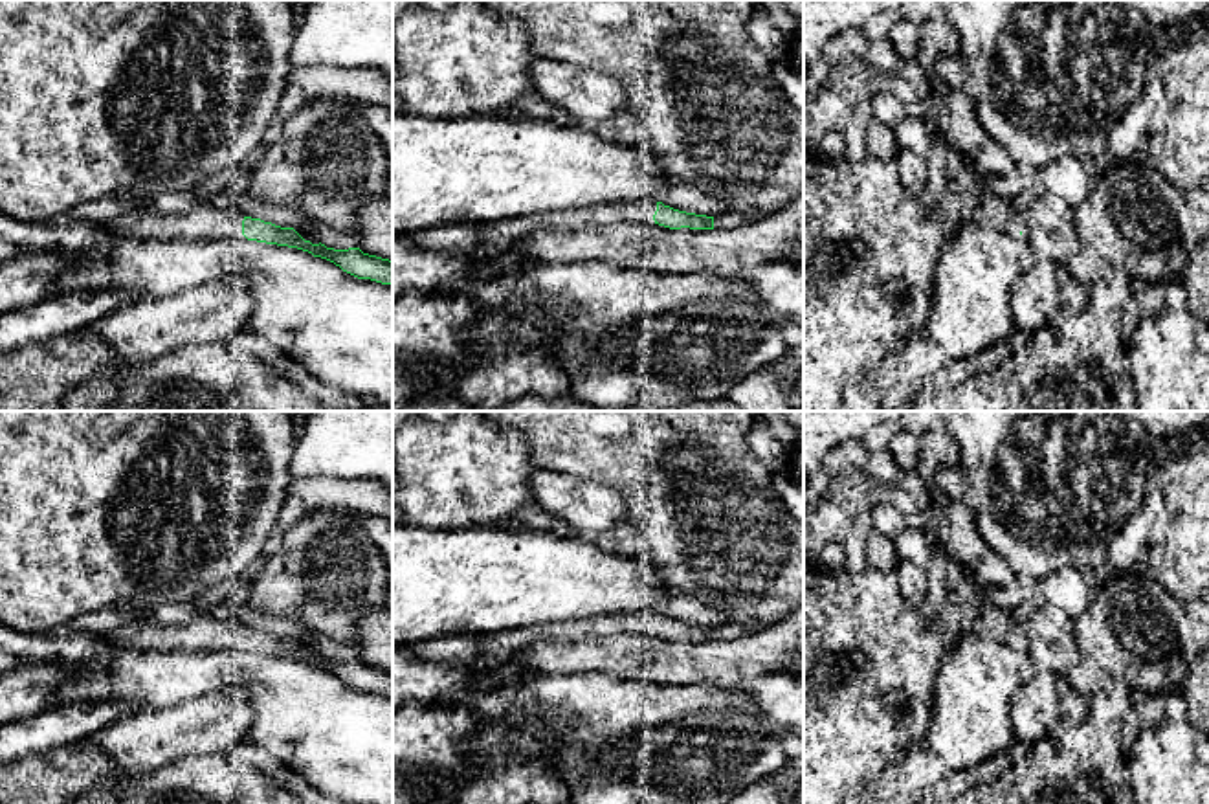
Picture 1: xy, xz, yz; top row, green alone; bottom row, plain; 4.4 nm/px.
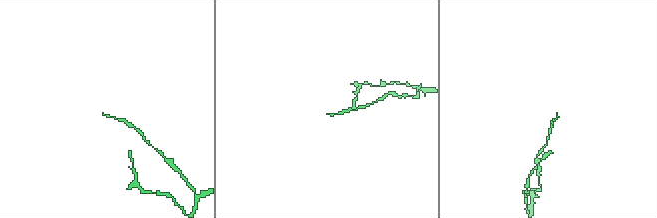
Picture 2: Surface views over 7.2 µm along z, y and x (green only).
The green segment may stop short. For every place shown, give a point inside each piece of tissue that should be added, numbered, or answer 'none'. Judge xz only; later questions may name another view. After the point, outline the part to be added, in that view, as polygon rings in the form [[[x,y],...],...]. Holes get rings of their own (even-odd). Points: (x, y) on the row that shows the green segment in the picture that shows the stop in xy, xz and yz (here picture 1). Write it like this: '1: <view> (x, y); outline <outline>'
1: xz (413, 268); outline [[[655,200],[627,206],[591,206],[543,215],[495,220],[479,229],[479,242],[466,253],[422,250],[393,233],[393,301],[405,292],[435,292],[453,281],[468,262],[501,255],[512,242],[539,229],[572,229],[604,224],[655,224]]]

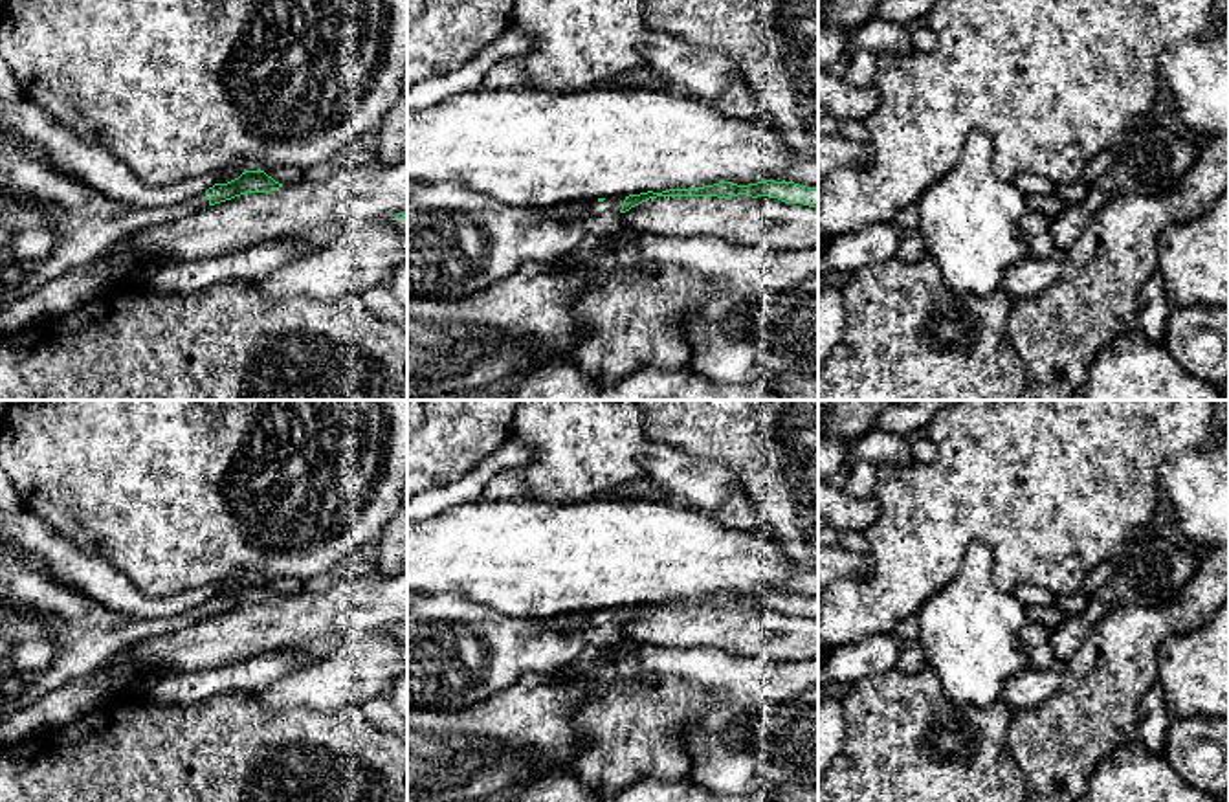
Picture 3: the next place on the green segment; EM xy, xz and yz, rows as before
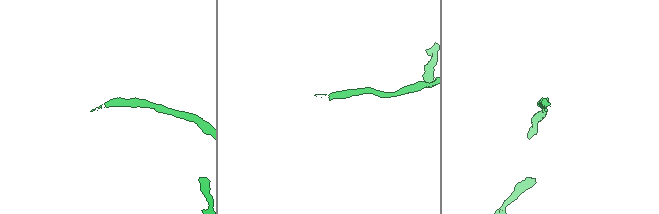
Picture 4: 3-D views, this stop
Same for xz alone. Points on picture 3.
1: xz (459, 241); outline [[[457,178],[433,184],[407,180],[407,297],[470,297],[515,273],[526,261],[554,262],[569,255],[587,235],[616,237],[624,229],[624,200],[591,200],[580,220],[558,220],[536,207],[506,207]]]

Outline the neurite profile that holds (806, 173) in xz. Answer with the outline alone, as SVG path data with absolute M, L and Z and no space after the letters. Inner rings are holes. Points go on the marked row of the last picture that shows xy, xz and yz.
M802 158L800 163L787 171L791 182L818 189L818 160Z

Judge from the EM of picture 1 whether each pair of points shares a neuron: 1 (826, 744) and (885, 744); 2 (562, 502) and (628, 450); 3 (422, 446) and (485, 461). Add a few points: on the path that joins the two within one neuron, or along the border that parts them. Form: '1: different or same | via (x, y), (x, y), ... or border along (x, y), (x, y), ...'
1: same | via (841, 744), (870, 744)
2: different | border along (545, 470), (604, 483), (621, 496), (624, 505)
3: same | via (437, 461), (470, 461)

